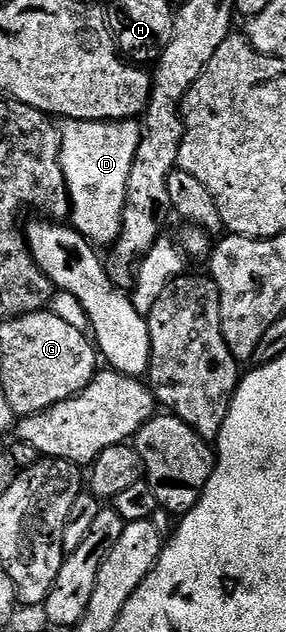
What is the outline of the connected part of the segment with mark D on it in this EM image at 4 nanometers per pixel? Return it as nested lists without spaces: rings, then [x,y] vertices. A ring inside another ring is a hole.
[[[68,120],[61,128],[61,170],[71,200],[70,223],[88,242],[114,245],[119,238],[133,154],[143,133],[140,121]]]

